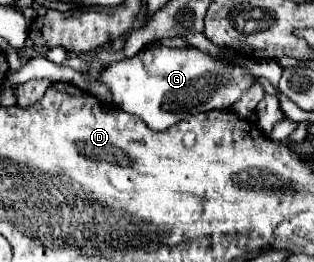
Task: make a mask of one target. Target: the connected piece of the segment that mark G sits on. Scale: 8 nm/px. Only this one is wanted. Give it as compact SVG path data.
M155 43L155 45L145 47L141 53L137 53L131 59L123 59L123 61L115 61L115 63L105 65L99 71L97 81L103 83L111 91L111 95L113 95L111 103L117 109L123 109L131 115L141 117L155 131L163 131L163 129L171 127L173 123L177 123L189 115L197 115L197 113L213 111L213 109L229 109L241 97L241 93L245 89L249 89L249 85L253 83L253 77L243 75L243 71L239 67L231 67L231 65L225 65L221 61L215 61L207 53L199 51L197 47L193 47L193 49L171 49L171 47L165 47L161 43Z

